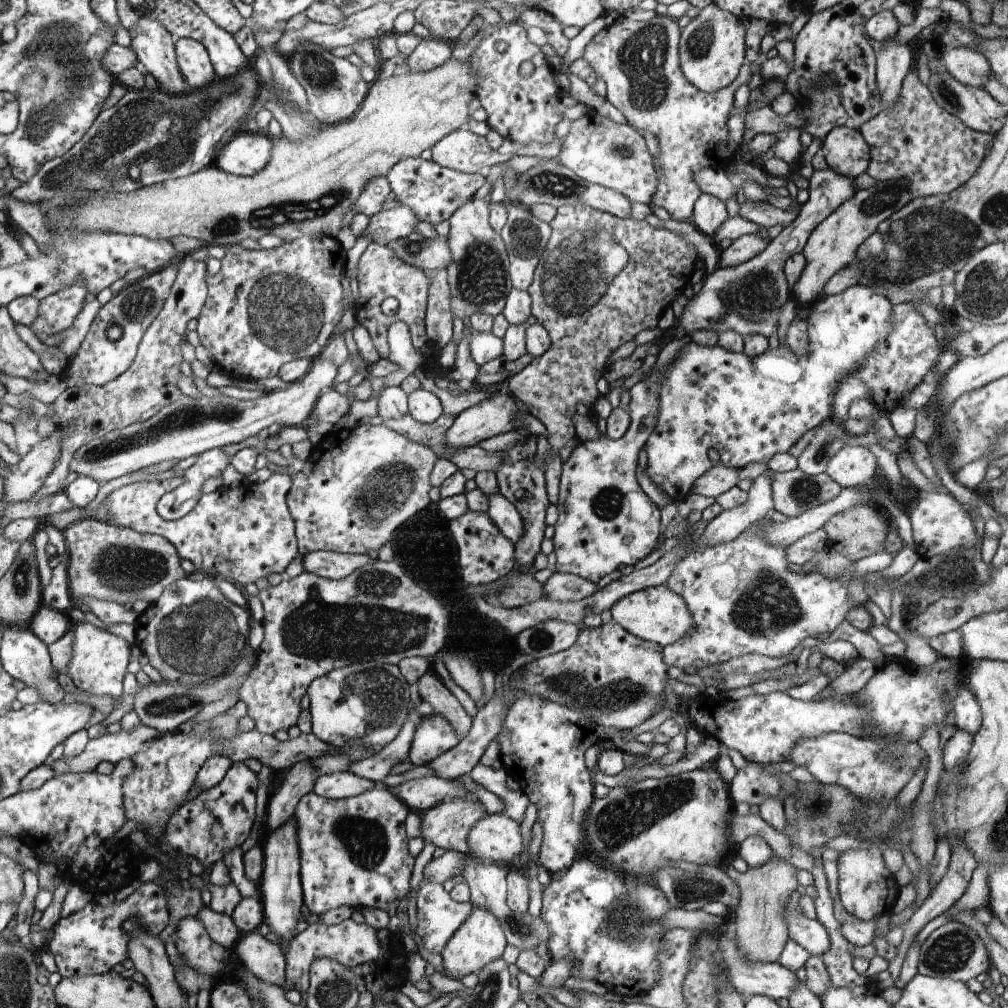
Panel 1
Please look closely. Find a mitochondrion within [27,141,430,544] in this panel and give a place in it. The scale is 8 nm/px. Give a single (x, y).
(287, 314)

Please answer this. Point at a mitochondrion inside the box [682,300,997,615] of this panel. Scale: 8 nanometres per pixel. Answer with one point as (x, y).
(962, 570)

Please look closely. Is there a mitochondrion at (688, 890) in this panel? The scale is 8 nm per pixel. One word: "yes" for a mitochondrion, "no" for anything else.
yes

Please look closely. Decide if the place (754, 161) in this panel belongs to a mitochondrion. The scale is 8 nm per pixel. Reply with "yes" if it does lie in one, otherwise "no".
no

